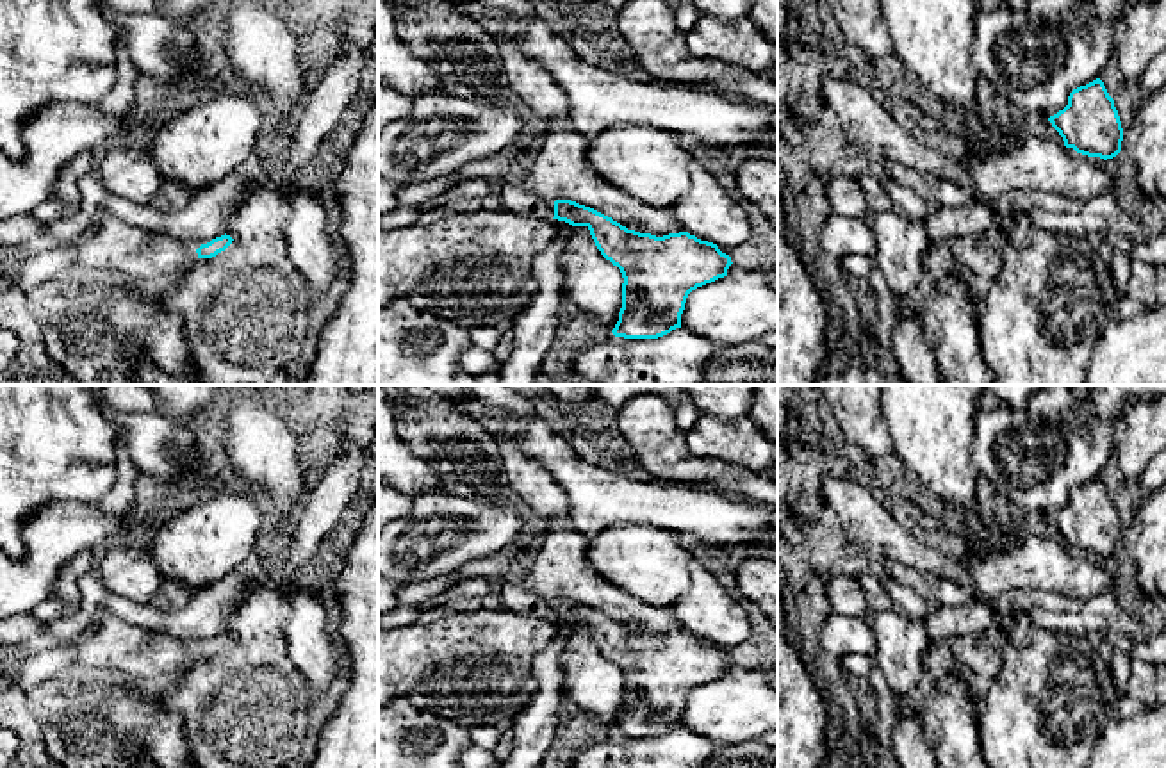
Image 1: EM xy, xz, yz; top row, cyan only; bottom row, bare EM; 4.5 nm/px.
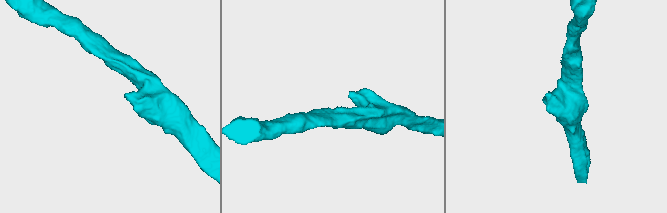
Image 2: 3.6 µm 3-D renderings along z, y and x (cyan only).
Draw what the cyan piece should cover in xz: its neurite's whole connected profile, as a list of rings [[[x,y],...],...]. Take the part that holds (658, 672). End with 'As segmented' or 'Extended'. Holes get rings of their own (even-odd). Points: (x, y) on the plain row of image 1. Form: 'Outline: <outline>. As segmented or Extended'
Outline: [[[524,547],[517,552],[517,558],[508,570],[506,581],[496,588],[501,609],[537,613],[544,618],[558,618],[572,625],[587,625],[590,629],[590,634],[601,654],[617,665],[624,677],[622,707],[619,711],[619,720],[612,729],[615,736],[658,738],[676,727],[681,727],[681,713],[685,709],[688,693],[697,686],[727,675],[727,668],[733,663],[731,656],[722,652],[717,643],[701,640],[688,631],[669,633],[663,636],[640,633],[628,629],[612,617],[576,601],[553,601],[530,593],[522,586],[522,579],[535,556],[537,551],[531,547]]]. Extended

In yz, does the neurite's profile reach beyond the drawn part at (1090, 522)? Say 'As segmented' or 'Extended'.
As segmented

